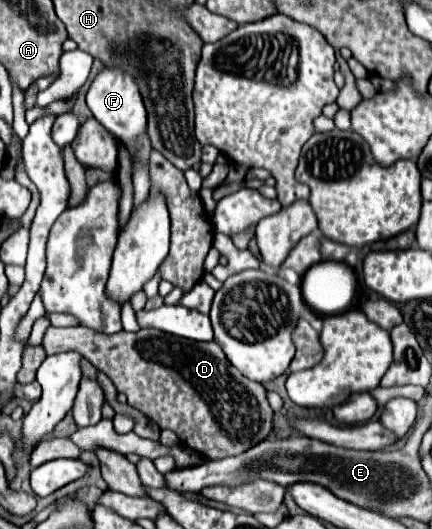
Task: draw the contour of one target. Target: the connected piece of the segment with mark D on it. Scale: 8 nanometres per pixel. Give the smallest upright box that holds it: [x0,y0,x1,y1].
[42,326,272,458]

